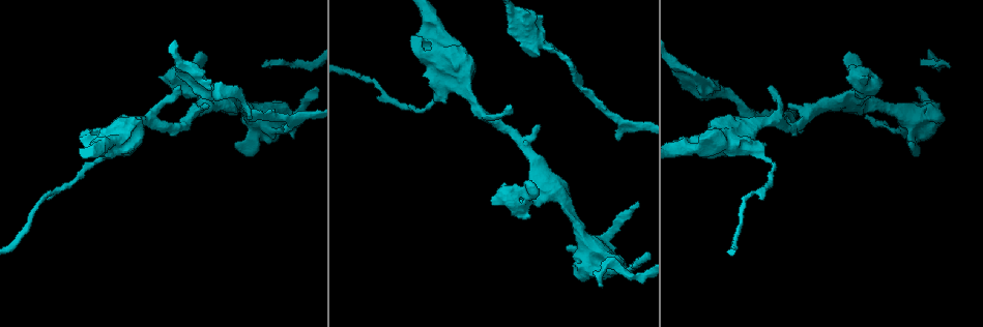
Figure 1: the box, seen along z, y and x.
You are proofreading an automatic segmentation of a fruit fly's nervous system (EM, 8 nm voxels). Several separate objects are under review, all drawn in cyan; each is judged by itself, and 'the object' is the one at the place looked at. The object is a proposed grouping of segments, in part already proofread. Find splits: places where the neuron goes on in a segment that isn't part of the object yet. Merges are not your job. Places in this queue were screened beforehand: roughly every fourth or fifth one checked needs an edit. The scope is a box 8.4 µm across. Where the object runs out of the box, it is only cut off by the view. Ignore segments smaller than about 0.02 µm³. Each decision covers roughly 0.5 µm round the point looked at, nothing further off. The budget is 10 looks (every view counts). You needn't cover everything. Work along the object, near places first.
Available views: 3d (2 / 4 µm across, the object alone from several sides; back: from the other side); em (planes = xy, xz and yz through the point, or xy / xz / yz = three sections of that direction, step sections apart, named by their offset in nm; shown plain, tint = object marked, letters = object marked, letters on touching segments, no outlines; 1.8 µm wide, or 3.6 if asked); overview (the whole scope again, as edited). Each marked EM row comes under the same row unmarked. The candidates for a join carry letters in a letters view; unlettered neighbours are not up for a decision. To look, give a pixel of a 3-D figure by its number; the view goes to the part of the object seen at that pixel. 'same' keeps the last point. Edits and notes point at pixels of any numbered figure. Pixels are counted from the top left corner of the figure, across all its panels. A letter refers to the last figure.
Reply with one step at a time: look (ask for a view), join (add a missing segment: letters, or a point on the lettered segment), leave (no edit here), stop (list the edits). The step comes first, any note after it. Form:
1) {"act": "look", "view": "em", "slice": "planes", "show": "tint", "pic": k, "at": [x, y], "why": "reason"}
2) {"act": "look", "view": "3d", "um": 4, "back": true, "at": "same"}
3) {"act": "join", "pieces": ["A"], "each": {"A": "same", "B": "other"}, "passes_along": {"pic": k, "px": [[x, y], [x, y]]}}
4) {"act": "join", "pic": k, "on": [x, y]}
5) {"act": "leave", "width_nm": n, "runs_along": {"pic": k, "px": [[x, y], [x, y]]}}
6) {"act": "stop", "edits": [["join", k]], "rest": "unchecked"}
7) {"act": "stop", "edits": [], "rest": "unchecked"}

{"act": "look", "view": "3d", "um": 4, "pic": 1, "at": [847, 58], "why": "free end"}

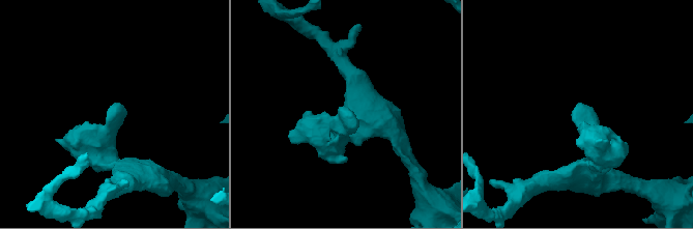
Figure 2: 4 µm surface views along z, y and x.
{"act": "look", "view": "em", "um": 3.6, "slice": "xz", "step": 16, "show": "tint", "pic": 2, "at": [351, 113]}

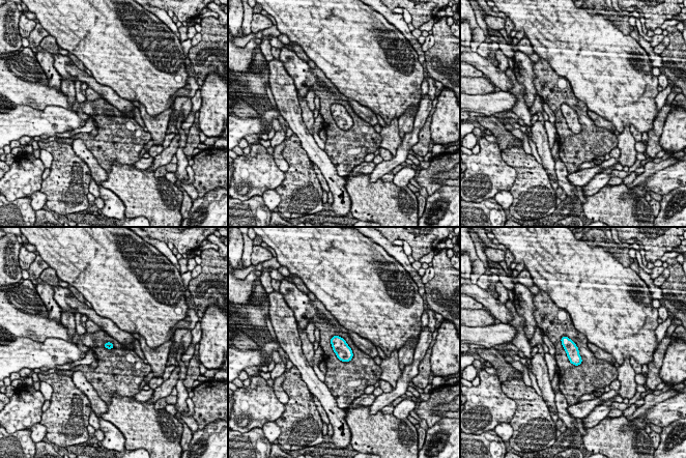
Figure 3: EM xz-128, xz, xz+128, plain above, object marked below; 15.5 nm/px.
{"act": "look", "view": "em", "um": 3.6, "slice": "planes", "show": "letters", "at": "same"}

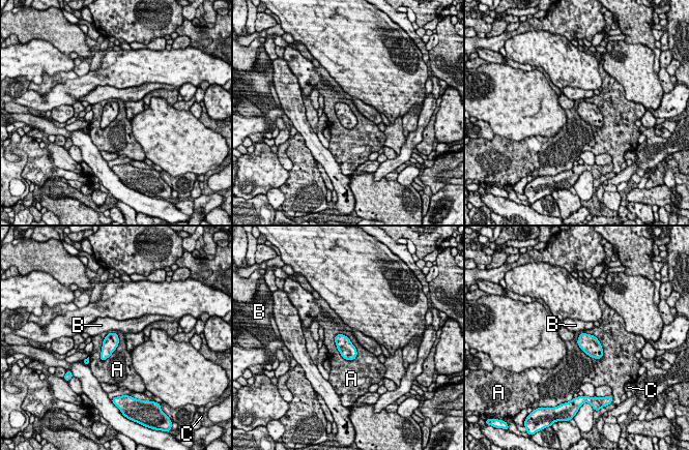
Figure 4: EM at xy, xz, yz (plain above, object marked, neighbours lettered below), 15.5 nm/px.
{"act": "leave", "each": {"A": "other", "B": "other", "C": "other"}, "border": {"pic": 4, "px": [[337, 333], [337, 350], [353, 360]]}, "found": "no lettered segment goes on from it"}

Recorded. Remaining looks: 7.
{"act": "look", "view": "em", "slice": "planes", "show": "letters", "pic": 1, "at": [639, 207], "why": "thin end"}

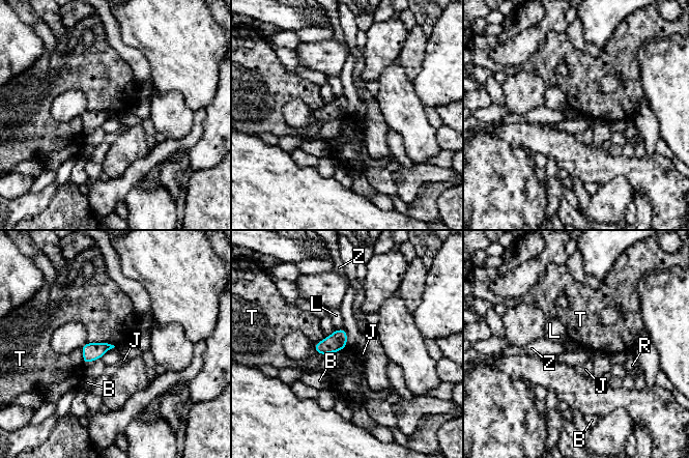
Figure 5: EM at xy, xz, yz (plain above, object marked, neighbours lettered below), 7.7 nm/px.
{"act": "leave", "each": {"B": "other", "J": "other", "L": "other", "R": "other", "T": "other", "Z": "other"}, "border": {"pic": 5, "px": [[87, 342], [107, 342], [114, 346]]}, "found": "no lettered segment goes on from it"}

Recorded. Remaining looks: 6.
{"act": "look", "view": "3d", "um": 4, "pic": 1, "at": [284, 132], "why": "thin end"}

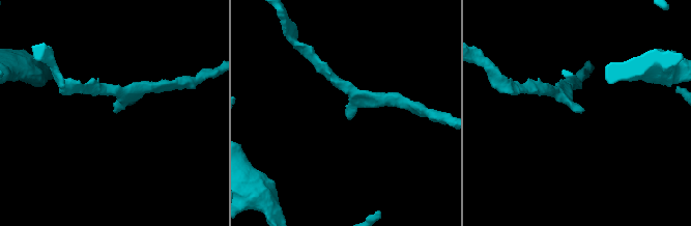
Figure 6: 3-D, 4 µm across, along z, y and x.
{"act": "look", "view": "em", "slice": "xz", "step": 8, "show": "letters", "pic": 6, "at": [113, 110], "why": "now the EM"}

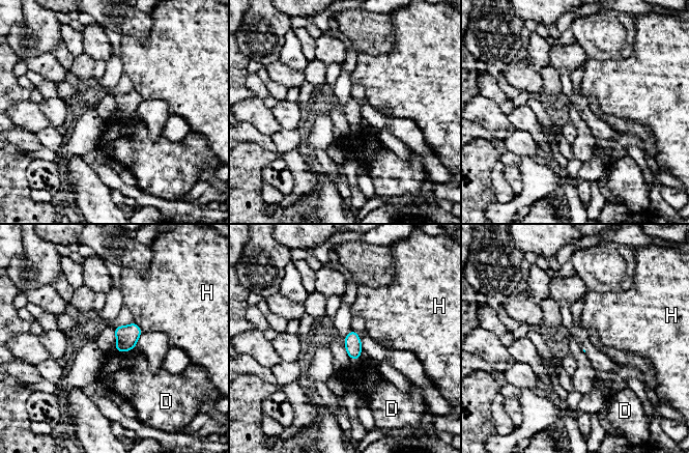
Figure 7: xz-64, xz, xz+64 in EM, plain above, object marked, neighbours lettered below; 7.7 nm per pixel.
{"act": "leave", "each": {"D": "other", "H": "other"}, "border": {"pic": 7, "px": [[134, 348], [127, 351], [114, 349]]}, "found": "no lettered segment goes on from it"}

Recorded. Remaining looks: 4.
{"act": "look", "view": "3d", "um": 2, "back": true, "pic": 1, "at": [761, 154], "why": "sudden change in width"}

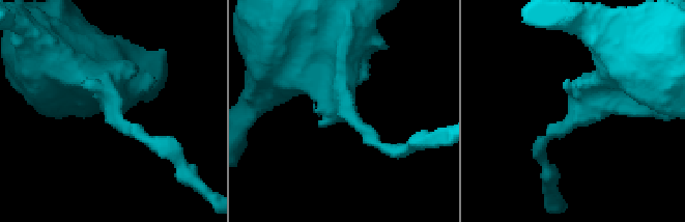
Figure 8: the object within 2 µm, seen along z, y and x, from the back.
{"act": "look", "view": "em", "slice": "planes", "show": "tint", "pic": 8, "at": [120, 119], "why": "need the tissue"}

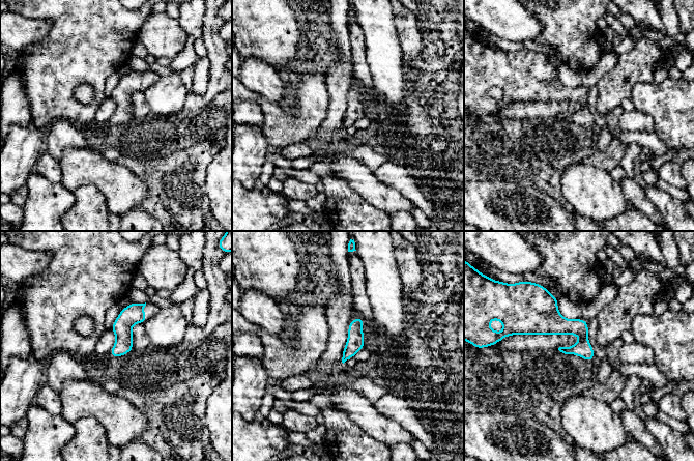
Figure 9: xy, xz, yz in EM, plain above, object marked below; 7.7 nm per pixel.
{"act": "look", "view": "em", "slice": "planes", "show": "letters", "at": "same", "why": "see the neighbours"}

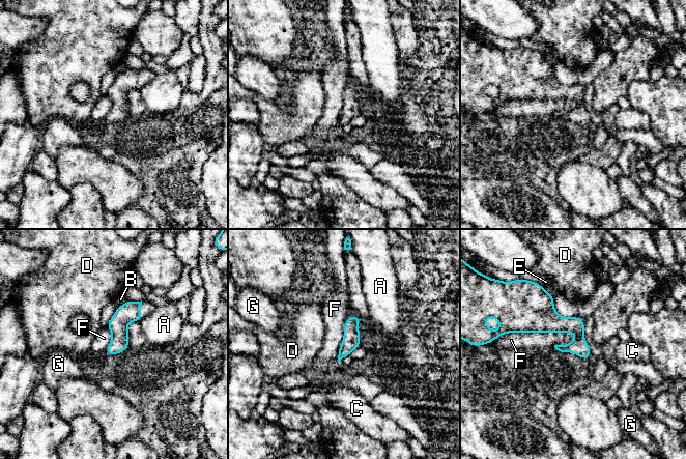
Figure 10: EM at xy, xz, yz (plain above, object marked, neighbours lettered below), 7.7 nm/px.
{"act": "leave", "each": {"A": "other", "B": "other", "C": "other", "D": "other", "E": "other", "F": "other", "G": "other"}, "border": {"pic": 10, "px": [[506, 333], [573, 333], [576, 337]]}, "found": "no lettered segment goes on from it"}

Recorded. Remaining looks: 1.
{"act": "stop", "edits": [], "rest": "unchecked"}

